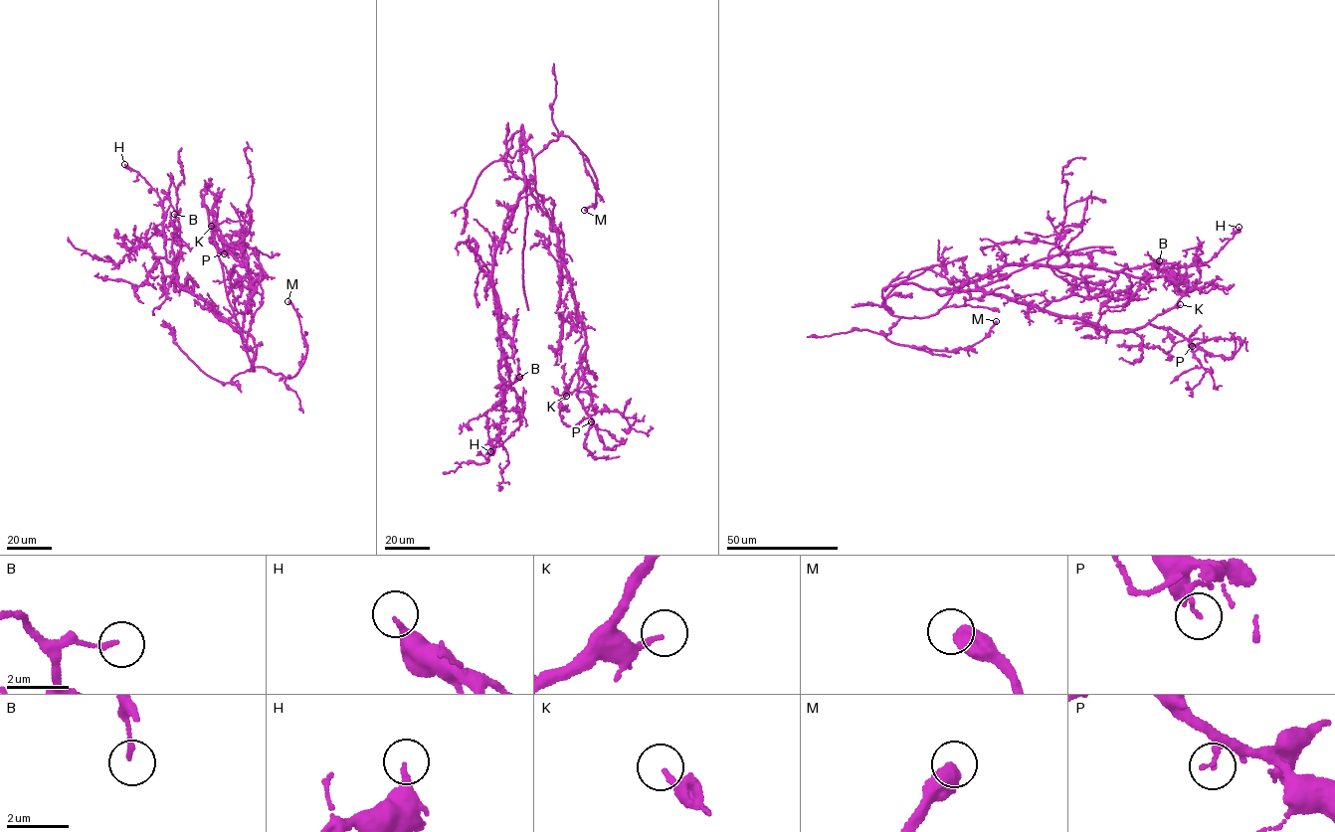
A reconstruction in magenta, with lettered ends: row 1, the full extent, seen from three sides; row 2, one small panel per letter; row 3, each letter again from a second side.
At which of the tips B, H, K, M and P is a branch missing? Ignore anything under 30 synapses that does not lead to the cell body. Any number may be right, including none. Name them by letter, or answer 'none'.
none

